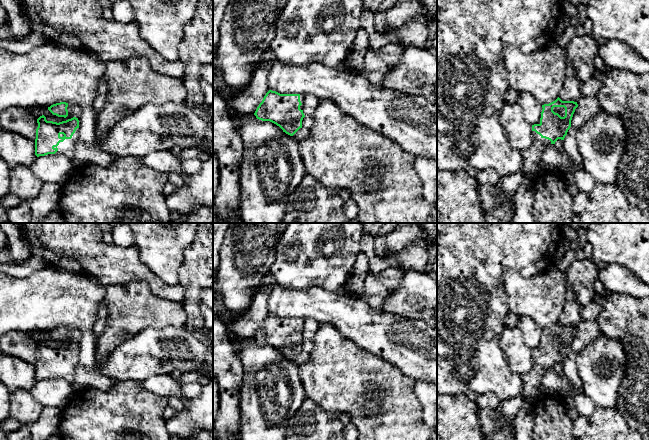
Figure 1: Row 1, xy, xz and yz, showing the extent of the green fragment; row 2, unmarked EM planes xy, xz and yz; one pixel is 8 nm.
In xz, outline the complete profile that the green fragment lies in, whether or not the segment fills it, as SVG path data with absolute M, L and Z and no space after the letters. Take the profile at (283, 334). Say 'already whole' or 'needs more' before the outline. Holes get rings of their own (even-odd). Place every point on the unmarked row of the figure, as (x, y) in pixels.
needs more; M270 313L257 331L254 339L262 345L270 345L283 356L293 360L302 352L303 318L280 318Z

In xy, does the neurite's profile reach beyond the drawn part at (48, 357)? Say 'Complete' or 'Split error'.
Split error

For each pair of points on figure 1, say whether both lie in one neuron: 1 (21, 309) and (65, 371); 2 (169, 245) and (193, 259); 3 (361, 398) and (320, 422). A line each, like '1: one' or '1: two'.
1: two
2: two
3: two

